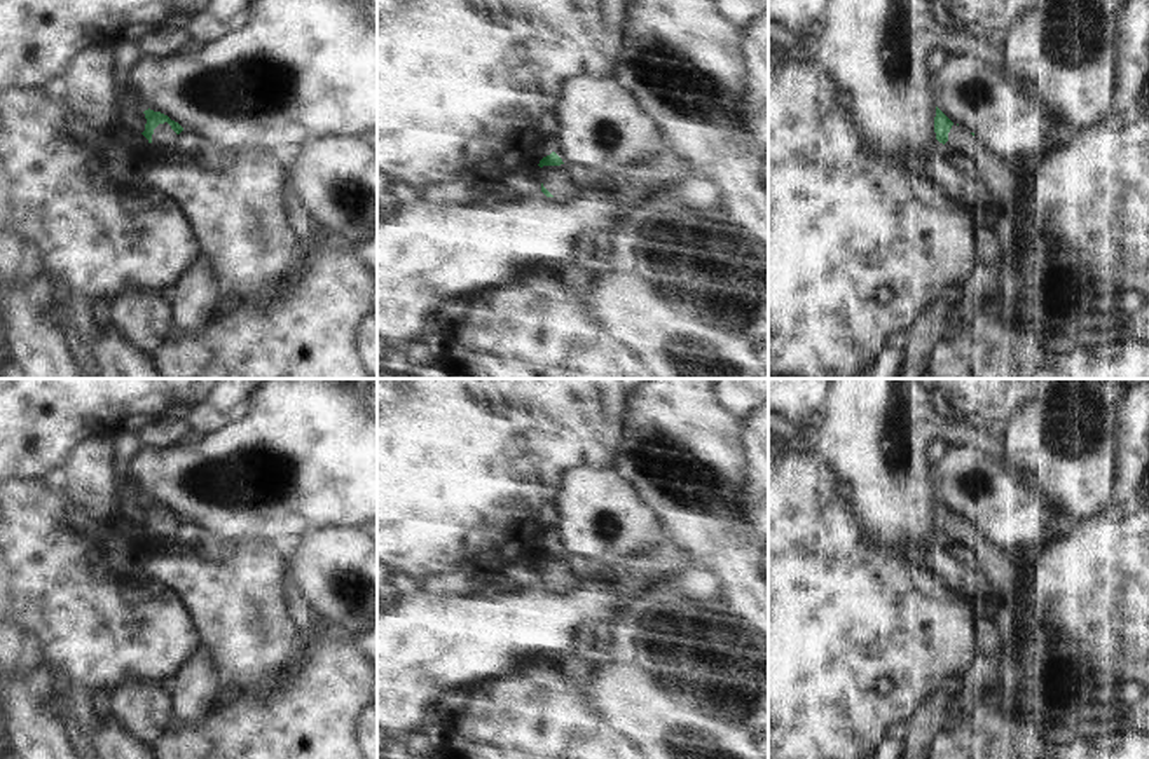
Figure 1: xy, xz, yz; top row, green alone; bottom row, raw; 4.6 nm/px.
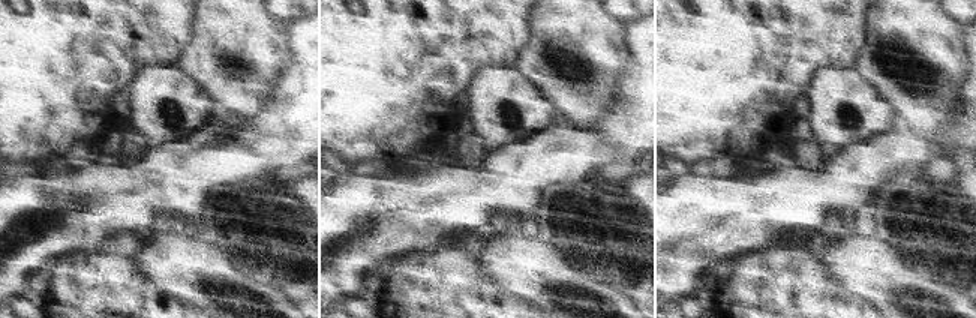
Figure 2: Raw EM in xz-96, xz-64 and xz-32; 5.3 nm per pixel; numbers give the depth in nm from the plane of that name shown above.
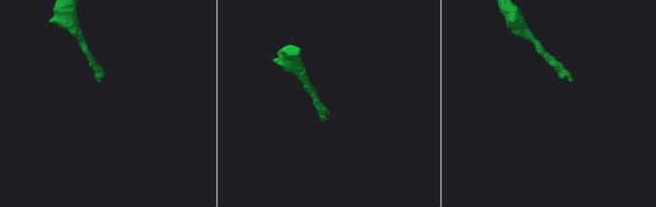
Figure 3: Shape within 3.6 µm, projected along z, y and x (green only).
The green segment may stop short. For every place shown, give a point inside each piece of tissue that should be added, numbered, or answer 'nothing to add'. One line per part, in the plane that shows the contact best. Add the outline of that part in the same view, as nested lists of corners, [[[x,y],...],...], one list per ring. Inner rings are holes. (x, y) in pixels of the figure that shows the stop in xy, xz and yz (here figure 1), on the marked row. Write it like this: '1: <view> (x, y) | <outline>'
1: xy (165, 138) | [[[168,122],[159,124],[154,129],[150,147],[152,147],[152,152],[157,155],[168,150],[173,152],[178,147],[178,134],[171,129]]]

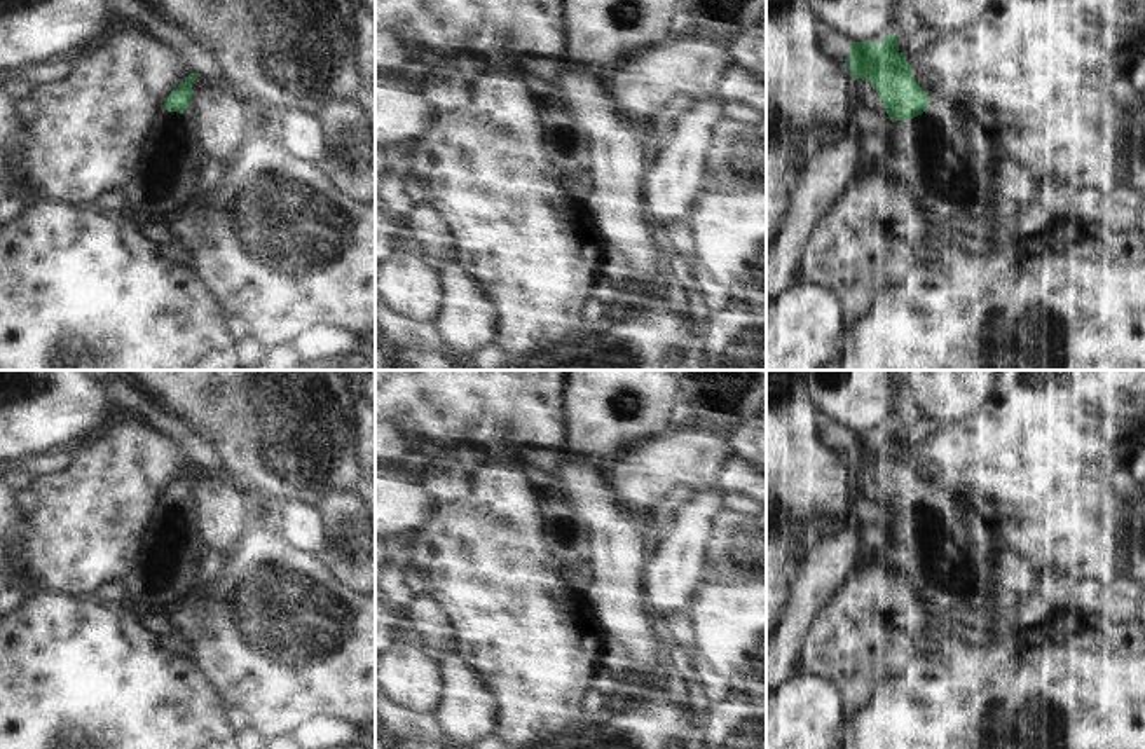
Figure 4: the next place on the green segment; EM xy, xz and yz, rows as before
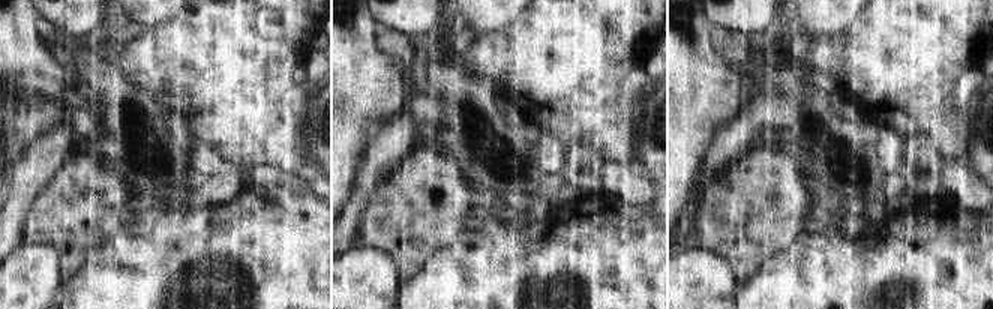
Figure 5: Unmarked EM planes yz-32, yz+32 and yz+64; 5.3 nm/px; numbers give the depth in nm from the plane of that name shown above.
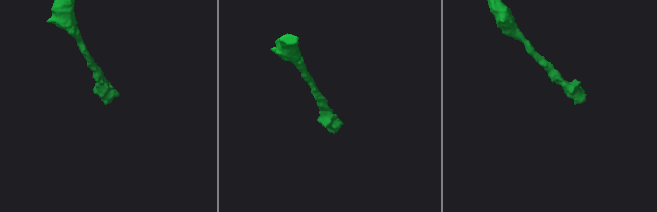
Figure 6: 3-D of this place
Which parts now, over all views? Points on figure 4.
1: yz (946, 175) | [[[929,93],[929,108],[922,115],[892,122],[892,147],[881,171],[908,192],[922,215],[946,222],[990,213],[997,199],[997,175],[1004,166],[998,150],[977,143],[955,119],[950,105]]]

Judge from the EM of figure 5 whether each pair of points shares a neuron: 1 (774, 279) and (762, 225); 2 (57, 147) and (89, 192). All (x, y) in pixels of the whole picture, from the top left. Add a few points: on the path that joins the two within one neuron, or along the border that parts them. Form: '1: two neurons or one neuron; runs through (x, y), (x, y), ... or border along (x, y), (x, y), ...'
1: two neurons; border along (797, 234), (786, 246), (768, 255), (744, 281)
2: two neurons; border along (69, 155), (44, 186)

